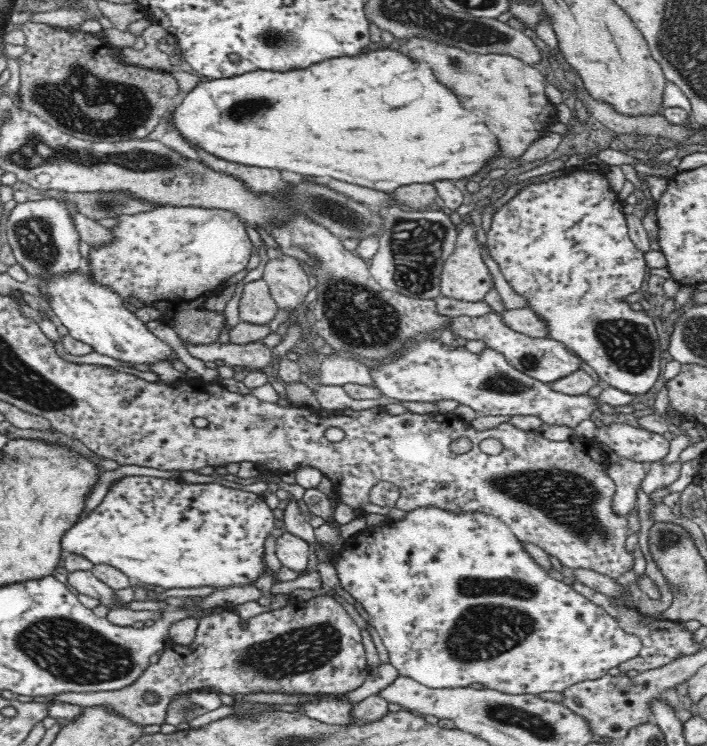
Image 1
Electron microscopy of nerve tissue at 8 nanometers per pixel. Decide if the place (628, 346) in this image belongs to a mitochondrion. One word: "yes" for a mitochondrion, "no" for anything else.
yes

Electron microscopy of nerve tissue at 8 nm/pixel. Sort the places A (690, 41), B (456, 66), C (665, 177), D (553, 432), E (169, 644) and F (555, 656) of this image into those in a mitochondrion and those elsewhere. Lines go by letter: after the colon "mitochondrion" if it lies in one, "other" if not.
A: mitochondrion
B: mitochondrion
C: other
D: other
E: other
F: other

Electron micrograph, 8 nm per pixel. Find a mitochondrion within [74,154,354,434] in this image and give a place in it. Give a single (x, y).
(106, 204)

